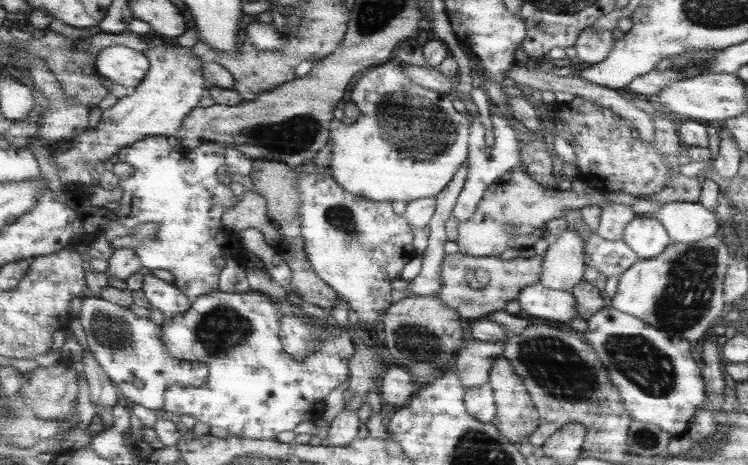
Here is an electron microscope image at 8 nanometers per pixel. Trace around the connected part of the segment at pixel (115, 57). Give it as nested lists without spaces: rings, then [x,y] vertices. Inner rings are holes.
[[[125,45],[107,47],[99,53],[96,64],[99,73],[130,91],[148,75],[151,64],[148,56]]]

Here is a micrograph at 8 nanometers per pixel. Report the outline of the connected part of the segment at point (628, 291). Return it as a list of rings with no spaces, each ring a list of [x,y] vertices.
[[[718,234],[694,244],[670,243],[661,254],[647,260],[636,260],[618,276],[610,308],[661,329],[669,336],[681,337],[694,347],[714,330],[712,322],[717,320],[723,309],[723,276],[730,262],[731,258]]]

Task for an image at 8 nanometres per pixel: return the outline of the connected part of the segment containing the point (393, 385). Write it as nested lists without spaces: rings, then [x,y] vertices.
[[[389,368],[379,380],[378,392],[380,400],[385,404],[403,406],[413,396],[413,378],[403,368]]]

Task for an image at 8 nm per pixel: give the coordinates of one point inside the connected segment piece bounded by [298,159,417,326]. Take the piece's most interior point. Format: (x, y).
(357, 246)

